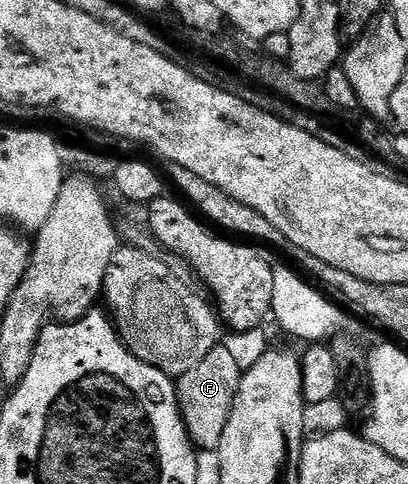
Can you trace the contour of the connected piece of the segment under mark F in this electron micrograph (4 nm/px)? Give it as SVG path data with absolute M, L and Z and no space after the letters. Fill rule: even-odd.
M223 345L212 349L200 365L188 369L188 373L177 376L178 412L190 434L190 442L195 448L204 451L217 451L220 437L224 437L224 425L228 425L228 417L232 413L232 405L236 397L236 389L242 380L242 368L236 363Z

